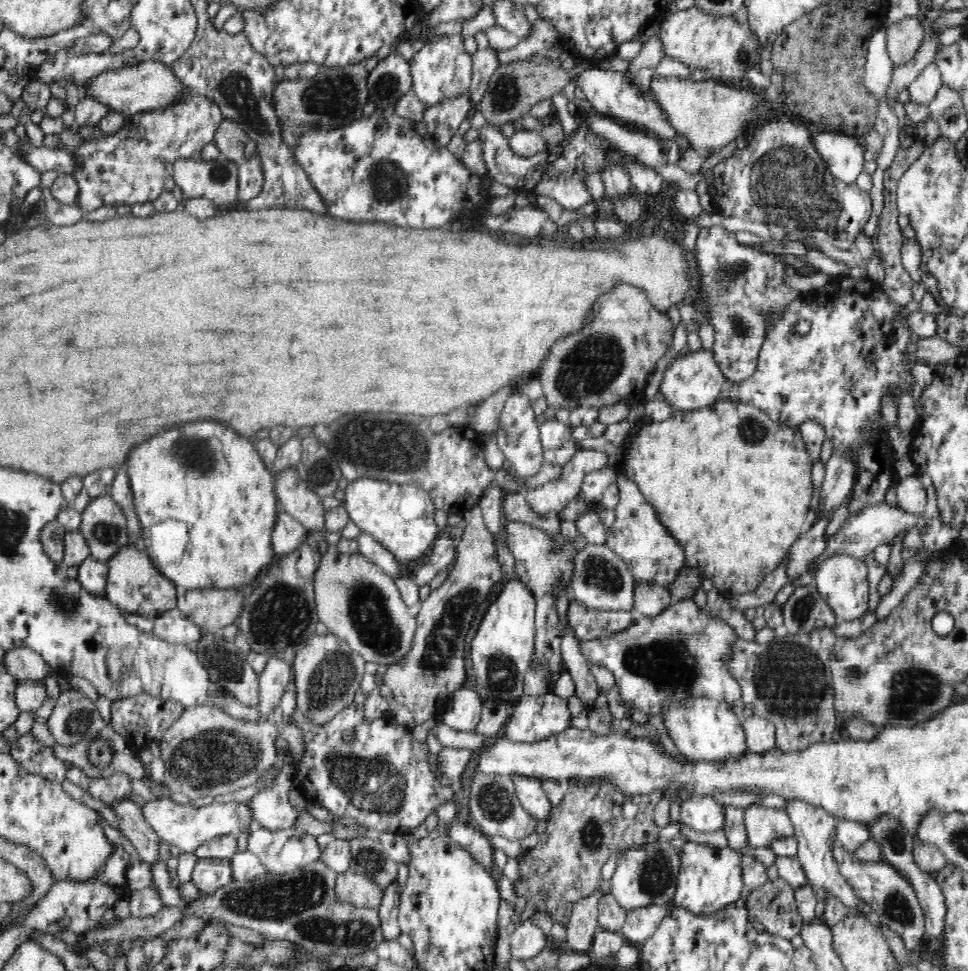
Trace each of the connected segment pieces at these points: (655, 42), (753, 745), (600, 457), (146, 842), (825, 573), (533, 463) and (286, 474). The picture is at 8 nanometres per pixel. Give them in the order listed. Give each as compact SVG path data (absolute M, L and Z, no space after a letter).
M660 22L656 24L656 34L643 46L640 54L626 68L628 83L634 85L641 96L645 96L650 91L650 82L656 75L655 71L666 57L662 44L660 44L660 38L658 38L658 30L660 30Z
M751 715L742 718L747 749L752 754L766 754L774 748L774 725L765 717Z
M605 449L577 451L562 468L558 480L548 480L544 486L524 490L528 503L540 513L560 512L579 492L583 476L590 471L600 470L610 465Z
M131 801L115 805L112 812L116 813L122 834L135 846L140 858L148 864L162 862L160 848L163 840L152 824L148 823L143 808Z
M832 554L828 558L822 558L814 574L809 578L816 584L818 593L826 600L826 603L834 610L836 621L854 620L869 607L869 580L867 566L858 558L849 554Z
M513 391L504 403L500 416L500 430L497 432L498 447L505 459L511 464L511 472L519 479L537 473L543 461L543 446L540 440L540 429L536 424L536 415L532 410L532 402L524 393Z
M296 466L286 468L273 477L279 507L305 526L306 532L325 529L324 504L300 478Z

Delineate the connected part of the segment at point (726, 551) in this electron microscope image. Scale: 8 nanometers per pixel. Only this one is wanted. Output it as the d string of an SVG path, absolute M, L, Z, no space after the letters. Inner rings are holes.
M724 400L691 411L676 409L663 421L653 421L646 418L640 429L630 434L621 446L625 453L625 461L617 470L626 477L626 480L637 485L647 503L654 509L662 527L666 529L670 537L674 538L674 541L678 541L678 545L682 547L684 556L686 556L685 565L700 569L703 577L710 579L720 594L728 598L754 593L762 584L762 580L780 565L788 548L792 546L792 542L796 542L796 538L802 534L809 523L808 514L814 492L814 485L811 481L813 461L805 449L800 431L798 428L784 426L778 421L772 420L754 405Z

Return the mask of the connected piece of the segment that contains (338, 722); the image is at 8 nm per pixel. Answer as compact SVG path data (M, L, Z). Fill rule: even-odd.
M352 701L327 723L314 723L298 708L292 714L292 722L302 732L304 742L292 784L300 788L306 799L332 814L354 818L360 825L372 825L375 833L406 834L441 805L454 803L456 784L450 787L440 783L428 763L426 741L416 740L394 716L370 720L365 716L365 705ZM348 730L352 732L350 742L344 740Z

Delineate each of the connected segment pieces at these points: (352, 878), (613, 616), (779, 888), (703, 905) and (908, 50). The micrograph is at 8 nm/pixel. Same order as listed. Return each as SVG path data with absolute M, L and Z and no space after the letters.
M354 870L339 873L335 890L340 899L364 908L379 908L385 892L374 879Z
M576 601L570 604L568 622L577 640L612 636L635 624L631 610L592 611Z
M784 879L768 881L747 893L744 899L747 913L762 923L769 933L790 939L802 929L795 889Z
M688 841L680 850L682 866L678 874L678 886L674 894L674 906L690 910L696 916L706 916L720 912L738 902L744 893L741 854L729 846L714 846Z
M917 17L885 25L886 51L894 66L908 63L918 52L927 29Z

